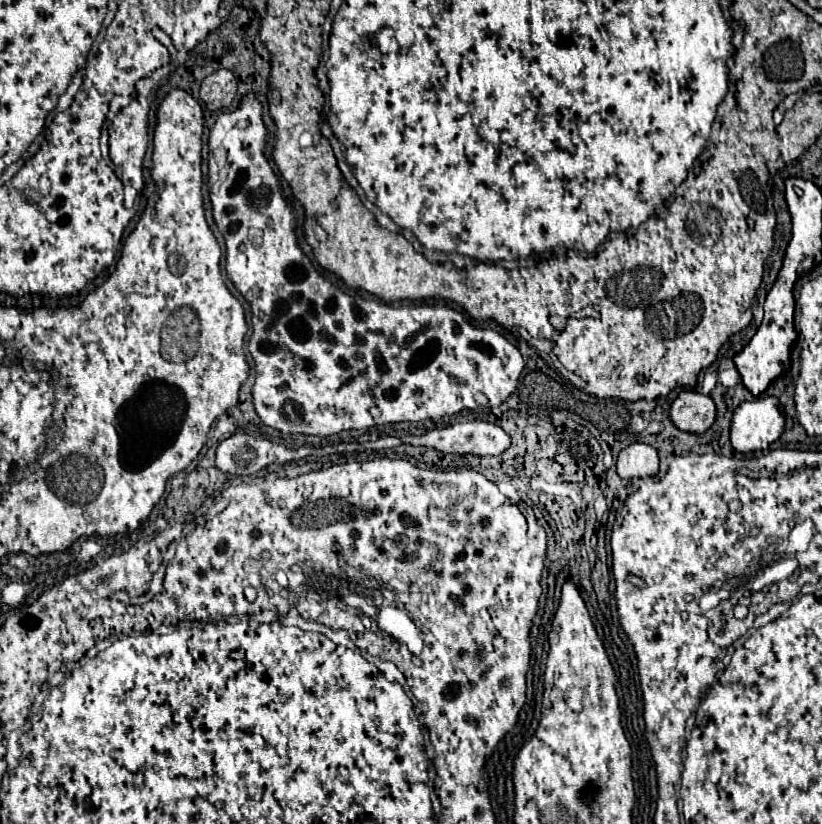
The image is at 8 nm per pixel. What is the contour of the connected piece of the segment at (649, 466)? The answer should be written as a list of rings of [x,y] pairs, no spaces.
[[[635,442],[619,452],[617,474],[621,478],[647,478],[657,474],[659,458],[657,452],[641,442]]]

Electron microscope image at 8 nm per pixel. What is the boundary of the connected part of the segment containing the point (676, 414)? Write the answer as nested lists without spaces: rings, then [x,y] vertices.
[[[681,392],[669,410],[669,420],[685,432],[705,432],[715,422],[715,404],[709,396],[697,392]]]

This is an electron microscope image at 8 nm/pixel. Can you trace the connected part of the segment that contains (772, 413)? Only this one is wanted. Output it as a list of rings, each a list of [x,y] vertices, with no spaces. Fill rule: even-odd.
[[[775,396],[755,398],[737,406],[731,418],[731,446],[737,452],[765,450],[785,428],[785,416]]]

